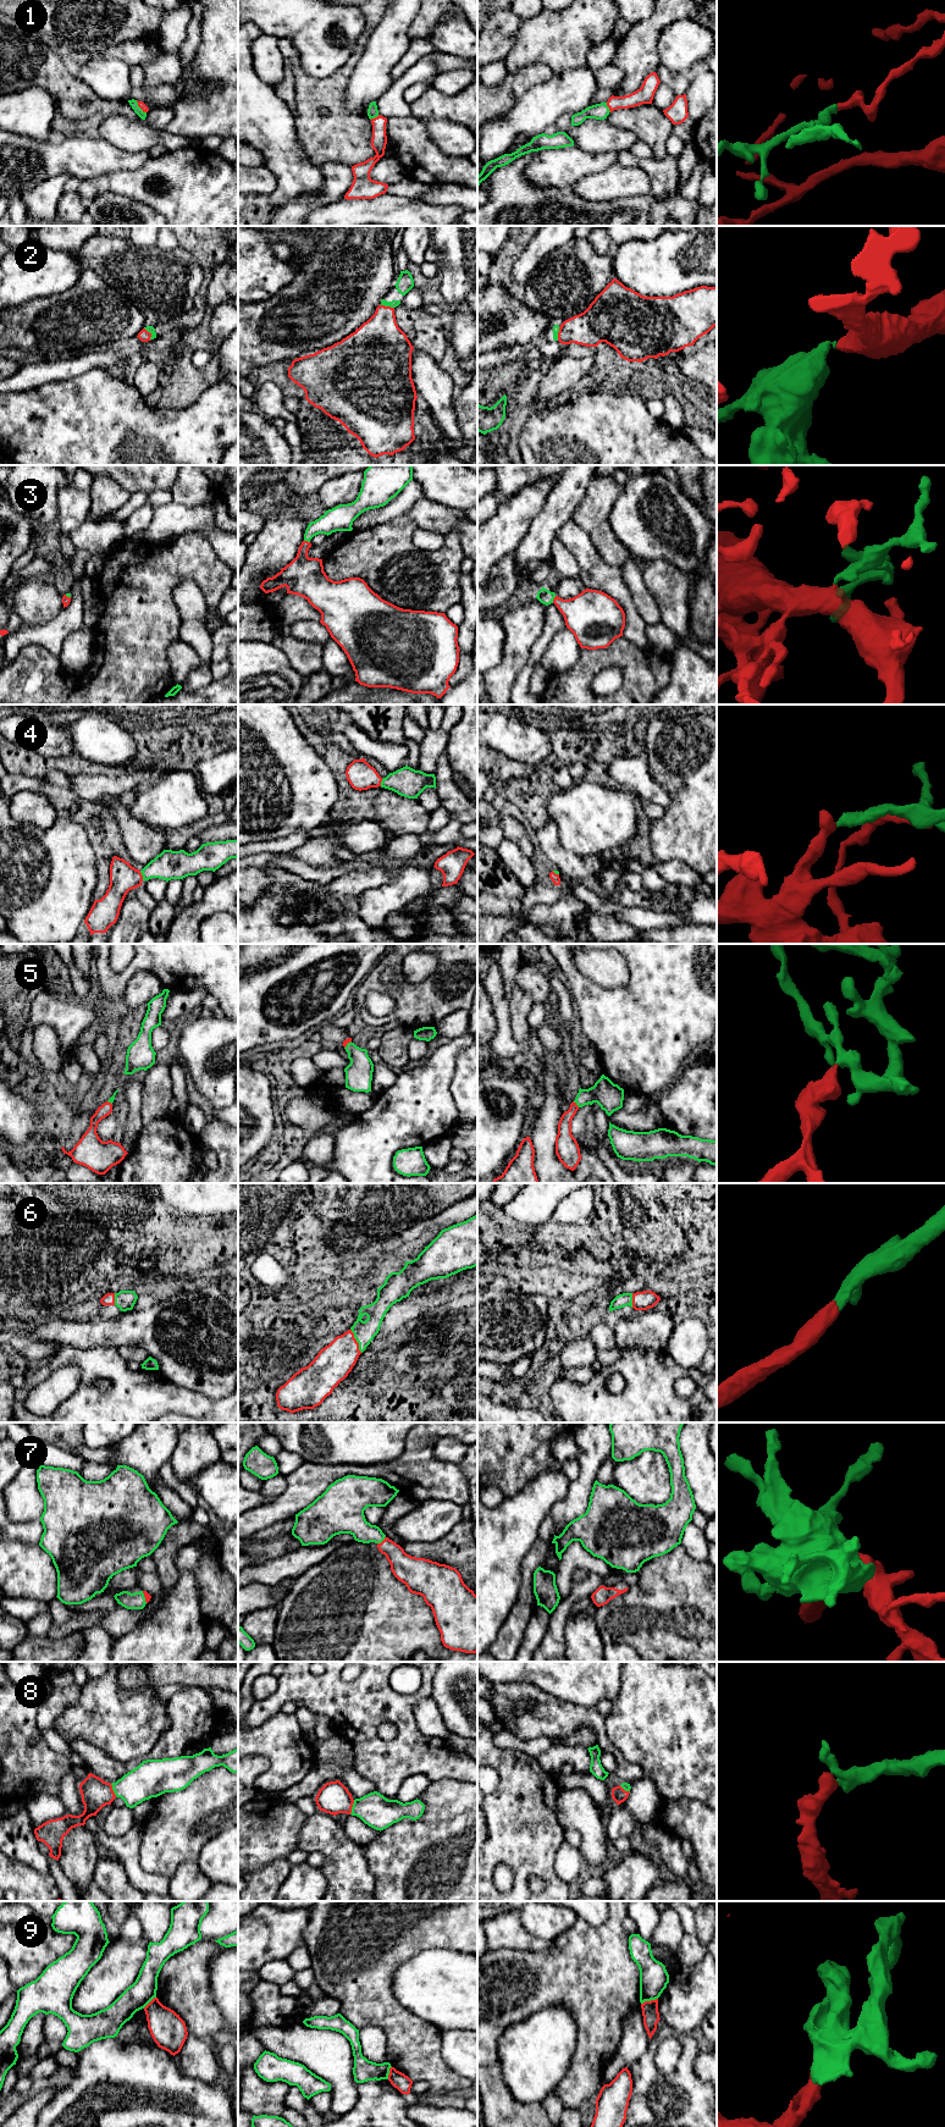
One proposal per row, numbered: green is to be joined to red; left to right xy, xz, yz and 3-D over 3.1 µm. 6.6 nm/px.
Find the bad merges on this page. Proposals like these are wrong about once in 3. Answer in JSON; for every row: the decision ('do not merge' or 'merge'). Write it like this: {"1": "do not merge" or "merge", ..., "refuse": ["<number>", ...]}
{"1": "merge", "2": "merge", "3": "merge", "4": "merge", "5": "merge", "6": "merge", "7": "merge", "8": "merge", "9": "do not merge", "refuse": ["9"]}

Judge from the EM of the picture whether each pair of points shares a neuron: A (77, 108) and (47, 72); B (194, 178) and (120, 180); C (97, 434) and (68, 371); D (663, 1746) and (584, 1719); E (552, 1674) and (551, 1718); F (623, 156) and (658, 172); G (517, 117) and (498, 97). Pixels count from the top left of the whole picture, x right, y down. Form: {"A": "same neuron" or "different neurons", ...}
{"A": "same neuron", "B": "same neuron", "C": "different neurons", "D": "different neurons", "E": "different neurons", "F": "same neuron", "G": "different neurons"}

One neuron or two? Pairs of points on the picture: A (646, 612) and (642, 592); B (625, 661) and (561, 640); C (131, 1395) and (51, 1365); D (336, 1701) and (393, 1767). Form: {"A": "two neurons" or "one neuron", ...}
{"A": "one neuron", "B": "two neurons", "C": "one neuron", "D": "one neuron"}

